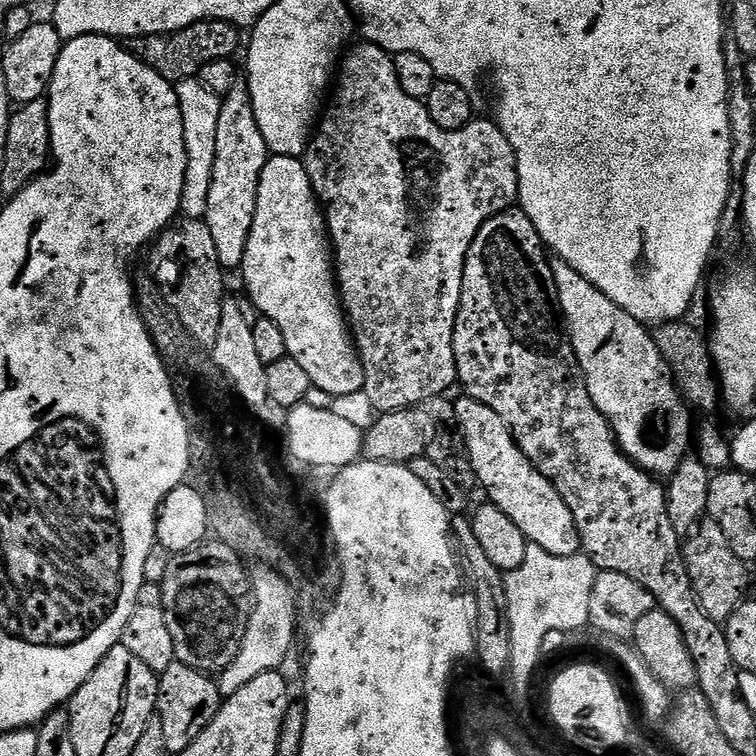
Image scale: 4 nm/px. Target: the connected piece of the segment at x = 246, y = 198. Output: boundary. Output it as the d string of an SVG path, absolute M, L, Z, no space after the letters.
M237 86L230 94L223 97L218 114L218 138L216 139L216 161L210 182L210 194L204 223L210 226L210 234L214 237L214 246L218 249L220 264L225 270L239 269L244 262L246 246L250 242L250 230L254 226L254 214L258 206L258 186L262 182L262 170L266 166L270 153L266 146L266 138L262 138L262 130L258 130L258 122L254 118L254 106L247 87Z

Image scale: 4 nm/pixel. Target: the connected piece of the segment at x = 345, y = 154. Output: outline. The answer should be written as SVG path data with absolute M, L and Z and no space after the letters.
M360 42L357 48L349 47L346 55L339 61L334 91L330 96L330 106L323 109L322 119L312 139L308 141L308 151L304 153L302 159L312 183L312 189L316 191L317 201L324 213L334 253L334 271L340 289L340 299L356 350L360 354L360 361L364 367L362 396L363 399L368 399L369 406L374 410L373 413L402 412L415 409L415 404L427 405L434 397L445 395L451 384L457 383L452 343L456 315L462 298L466 254L478 230L482 230L482 226L490 217L497 216L499 212L509 211L517 203L520 194L518 162L514 154L514 146L510 146L506 134L502 134L500 125L491 119L488 120L474 118L466 127L457 132L442 130L442 126L438 126L438 122L430 118L427 103L418 98L410 98L410 94L402 90L402 82L398 82L398 74L394 70L393 57L377 44Z

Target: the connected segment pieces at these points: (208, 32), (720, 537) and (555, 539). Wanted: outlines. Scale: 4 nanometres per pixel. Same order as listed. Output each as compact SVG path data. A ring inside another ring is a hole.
M203 20L177 32L134 36L130 40L130 51L146 66L150 66L162 78L173 82L199 77L202 66L215 60L232 60L235 52L242 48L241 29L225 20Z
M707 518L700 521L696 525L694 531L683 541L684 561L686 562L686 570L690 574L690 582L694 594L698 598L700 608L706 610L706 614L710 618L714 618L718 622L726 622L730 618L730 614L734 614L734 610L738 610L738 606L749 599L748 592L748 572L749 565L742 562L742 558L738 558L738 554L734 554L734 550L730 550L730 542L726 542L726 534L722 534L718 522Z
M460 398L455 405L463 451L472 463L477 485L488 491L487 499L517 524L529 544L536 544L555 556L577 555L581 551L580 535L570 506L562 502L562 494L522 454L506 422L490 406L482 406L477 400Z

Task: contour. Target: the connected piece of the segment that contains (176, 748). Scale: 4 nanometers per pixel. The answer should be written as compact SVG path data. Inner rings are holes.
M179 662L159 673L158 679L156 711L166 737L166 750L169 754L178 754L190 747L200 737L202 730L214 722L222 703L220 686L209 673L199 672Z

